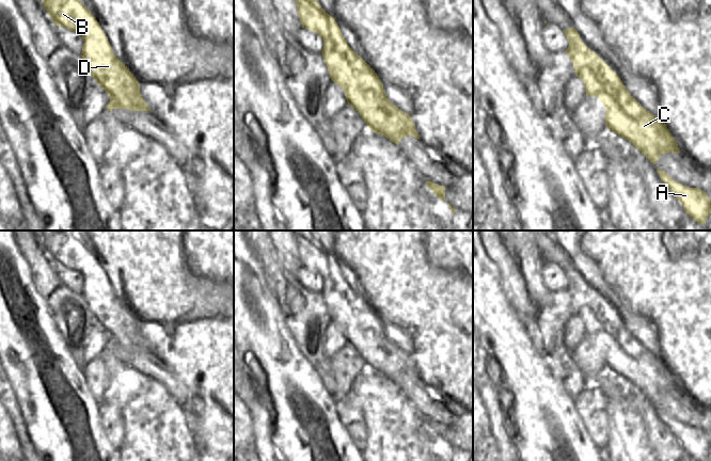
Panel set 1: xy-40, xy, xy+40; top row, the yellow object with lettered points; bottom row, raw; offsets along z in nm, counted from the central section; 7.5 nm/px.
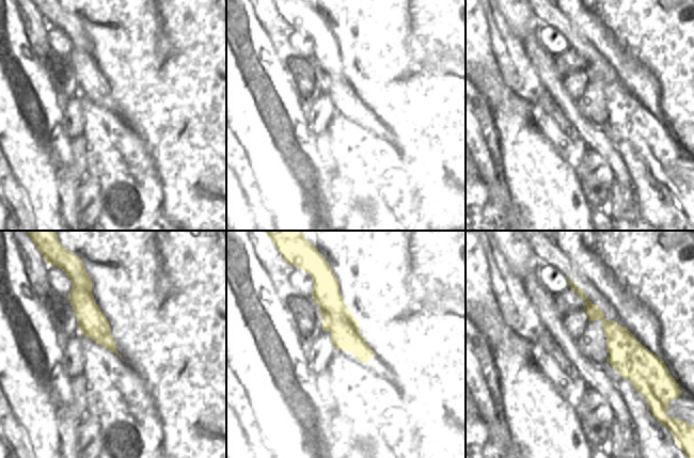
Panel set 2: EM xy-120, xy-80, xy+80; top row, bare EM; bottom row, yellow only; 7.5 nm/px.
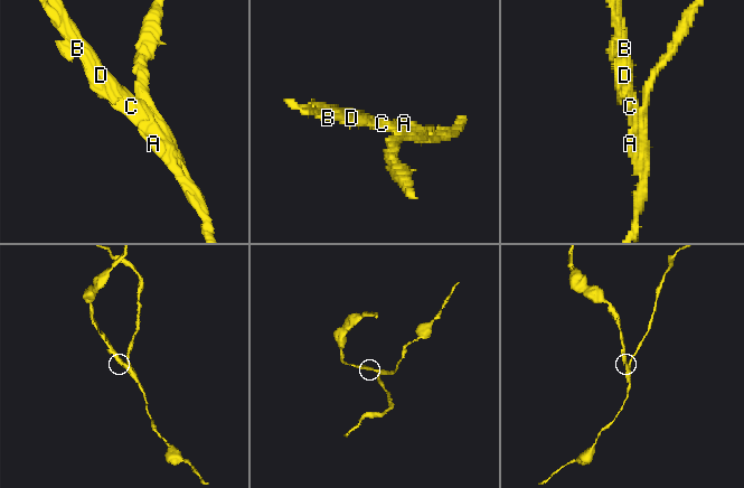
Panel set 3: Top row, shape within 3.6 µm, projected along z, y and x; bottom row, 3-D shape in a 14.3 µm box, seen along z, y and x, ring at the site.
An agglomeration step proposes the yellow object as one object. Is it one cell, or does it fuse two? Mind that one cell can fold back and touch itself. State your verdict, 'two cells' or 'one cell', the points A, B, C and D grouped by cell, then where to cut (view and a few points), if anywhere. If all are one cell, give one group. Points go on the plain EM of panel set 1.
two cells; A C / B D; cut in xy along (382, 326), (377, 332), (361, 331), (358, 334), (346, 335)

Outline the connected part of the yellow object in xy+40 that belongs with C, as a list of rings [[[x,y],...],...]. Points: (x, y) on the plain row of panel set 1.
[[[622,323],[620,330],[615,333],[613,331],[600,331],[597,335],[605,347],[605,364],[613,371],[621,375],[632,382],[650,401],[657,402],[662,393],[670,391],[679,393],[678,383],[674,379],[672,372],[667,368],[665,362],[660,354],[653,354],[647,350],[626,328]]]

